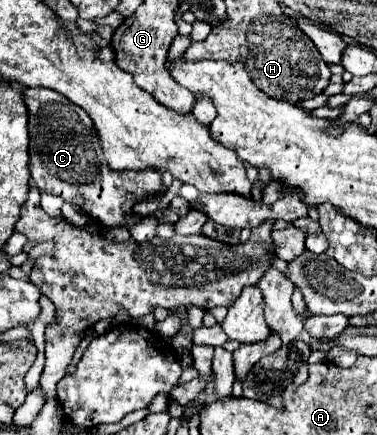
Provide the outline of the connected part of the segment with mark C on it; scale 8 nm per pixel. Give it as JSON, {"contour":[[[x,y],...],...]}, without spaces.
{"contour":[[[28,87],[24,89],[24,103],[30,115],[30,175],[40,191],[62,197],[108,229],[126,225],[134,215],[136,201],[154,201],[164,195],[162,173],[154,167],[144,171],[110,169],[90,115],[64,95]]]}

